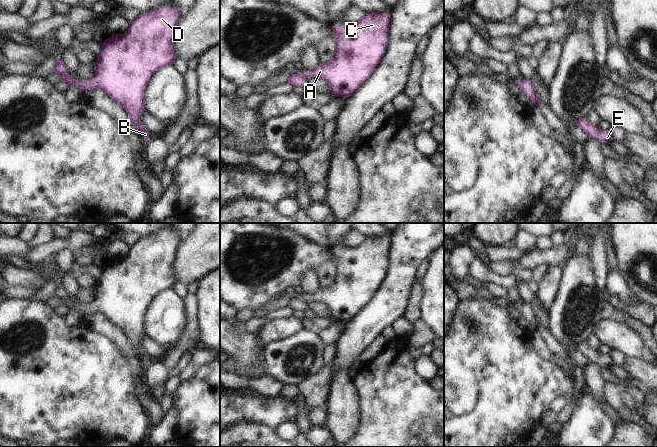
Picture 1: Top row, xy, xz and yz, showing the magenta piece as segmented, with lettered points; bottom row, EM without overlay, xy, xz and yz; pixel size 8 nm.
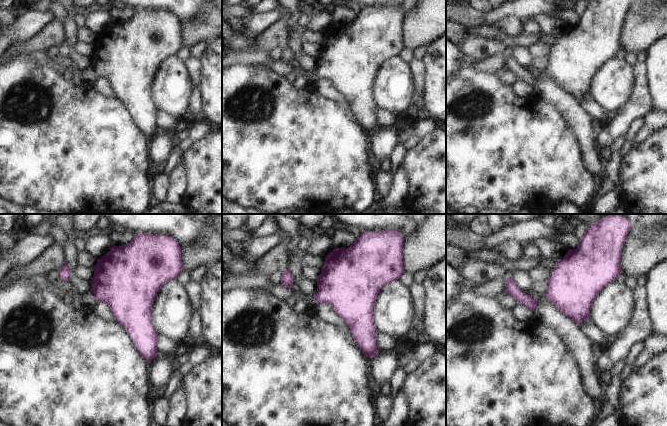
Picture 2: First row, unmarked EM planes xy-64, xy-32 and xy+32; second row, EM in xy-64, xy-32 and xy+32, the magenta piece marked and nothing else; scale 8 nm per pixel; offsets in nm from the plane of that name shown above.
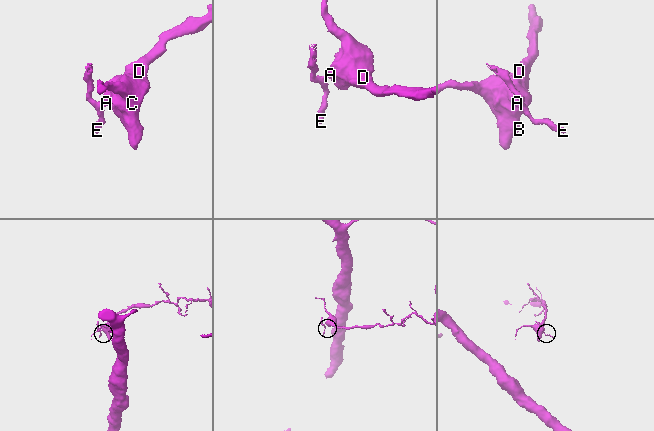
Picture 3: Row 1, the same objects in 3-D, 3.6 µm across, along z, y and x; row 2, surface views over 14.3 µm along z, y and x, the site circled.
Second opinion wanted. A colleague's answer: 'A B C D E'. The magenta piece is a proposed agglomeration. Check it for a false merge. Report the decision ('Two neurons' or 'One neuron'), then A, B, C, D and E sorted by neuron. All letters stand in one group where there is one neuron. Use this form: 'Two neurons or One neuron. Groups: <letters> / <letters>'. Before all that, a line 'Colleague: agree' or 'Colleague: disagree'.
Colleague: disagree
Two neurons. Groups: A B C D / E.

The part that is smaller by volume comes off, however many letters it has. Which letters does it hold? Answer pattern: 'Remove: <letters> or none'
Remove: E

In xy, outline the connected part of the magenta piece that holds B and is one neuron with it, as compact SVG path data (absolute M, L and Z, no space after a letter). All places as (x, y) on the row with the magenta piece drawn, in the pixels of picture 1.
M157 8L139 14L124 34L112 34L101 43L102 49L94 65L94 75L89 80L79 80L82 90L103 89L107 95L127 112L138 131L147 140L148 132L140 122L140 115L147 113L144 107L144 91L153 74L176 59L173 43L180 12L176 8Z

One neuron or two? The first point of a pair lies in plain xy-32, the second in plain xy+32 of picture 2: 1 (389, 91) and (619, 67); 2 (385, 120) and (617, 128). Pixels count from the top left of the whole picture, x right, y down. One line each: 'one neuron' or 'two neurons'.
1: one neuron
2: two neurons

